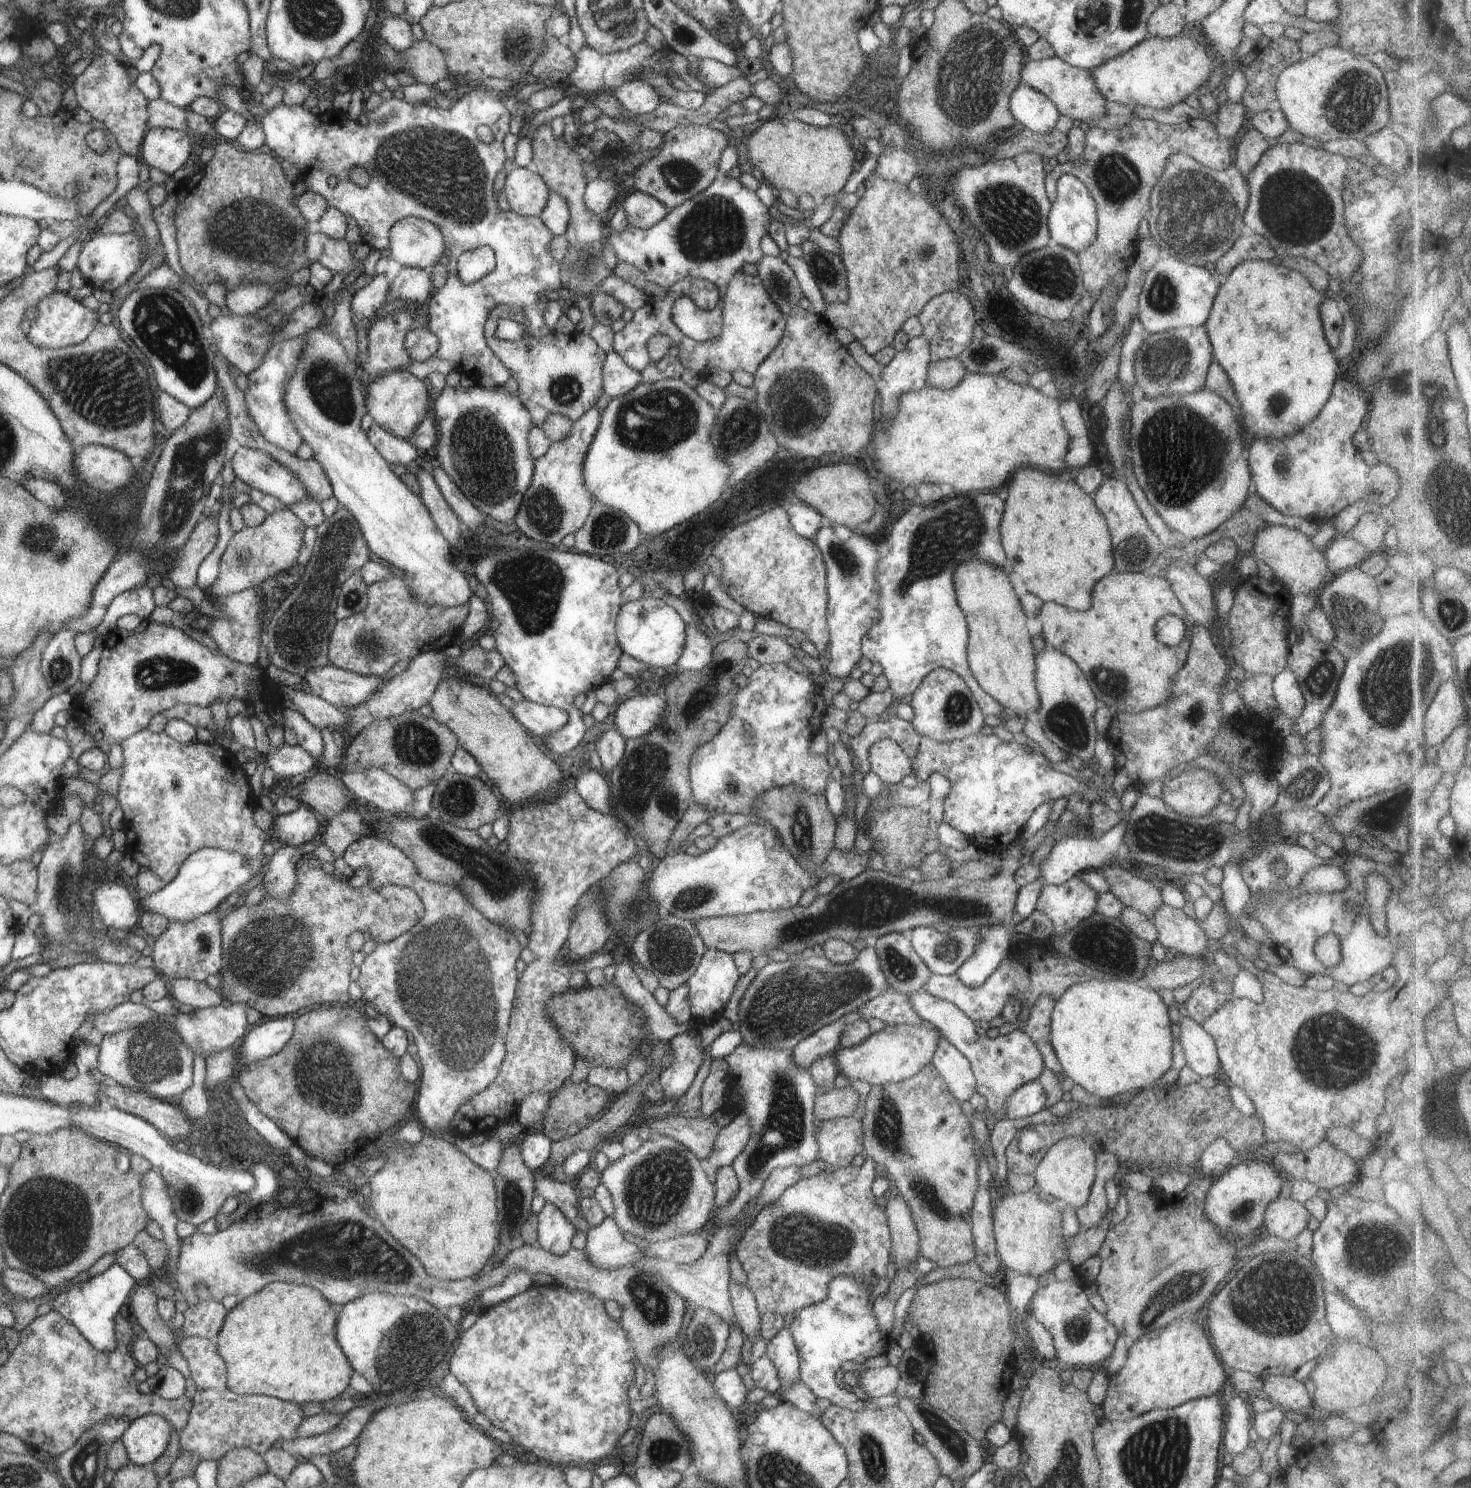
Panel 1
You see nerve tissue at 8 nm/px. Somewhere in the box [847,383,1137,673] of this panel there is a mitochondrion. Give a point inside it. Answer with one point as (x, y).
(956, 530)

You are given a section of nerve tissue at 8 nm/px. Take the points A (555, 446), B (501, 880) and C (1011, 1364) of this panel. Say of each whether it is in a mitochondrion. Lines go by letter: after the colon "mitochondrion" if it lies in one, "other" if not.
A: other
B: mitochondrion
C: other

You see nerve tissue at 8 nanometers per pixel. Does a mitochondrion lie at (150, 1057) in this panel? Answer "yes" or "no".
yes

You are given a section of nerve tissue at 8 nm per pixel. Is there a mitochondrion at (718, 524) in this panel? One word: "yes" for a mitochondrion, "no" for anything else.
no

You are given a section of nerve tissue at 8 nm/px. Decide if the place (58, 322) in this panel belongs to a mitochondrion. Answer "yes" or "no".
no

